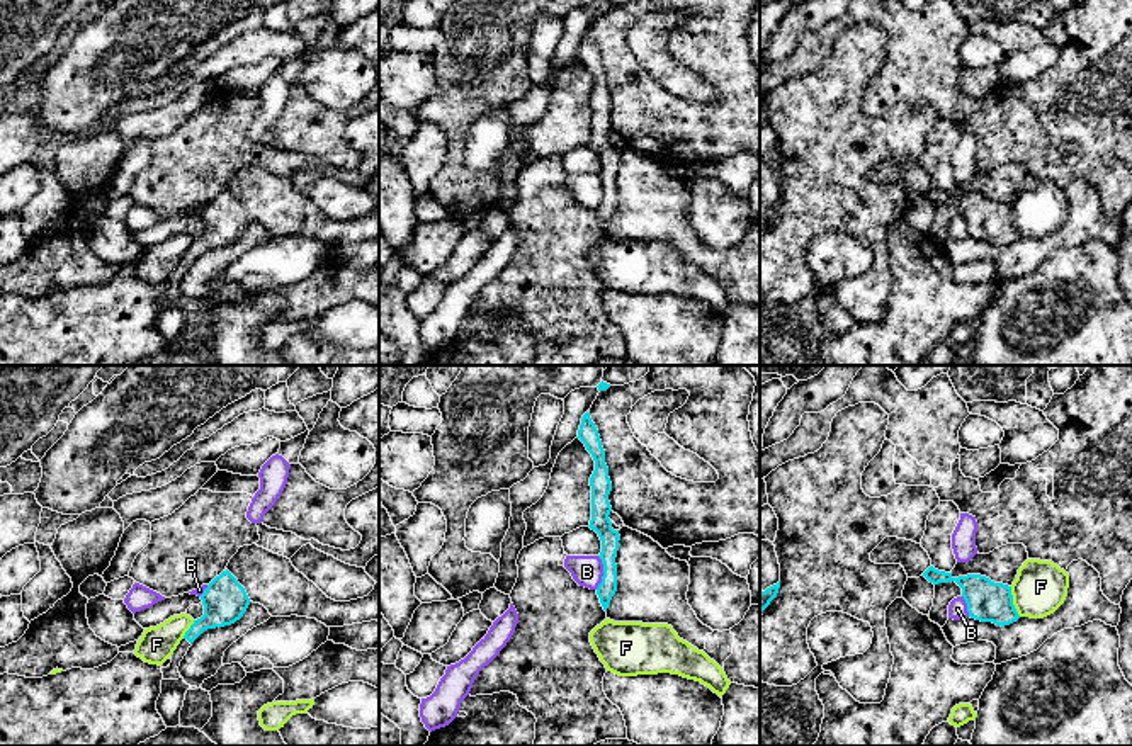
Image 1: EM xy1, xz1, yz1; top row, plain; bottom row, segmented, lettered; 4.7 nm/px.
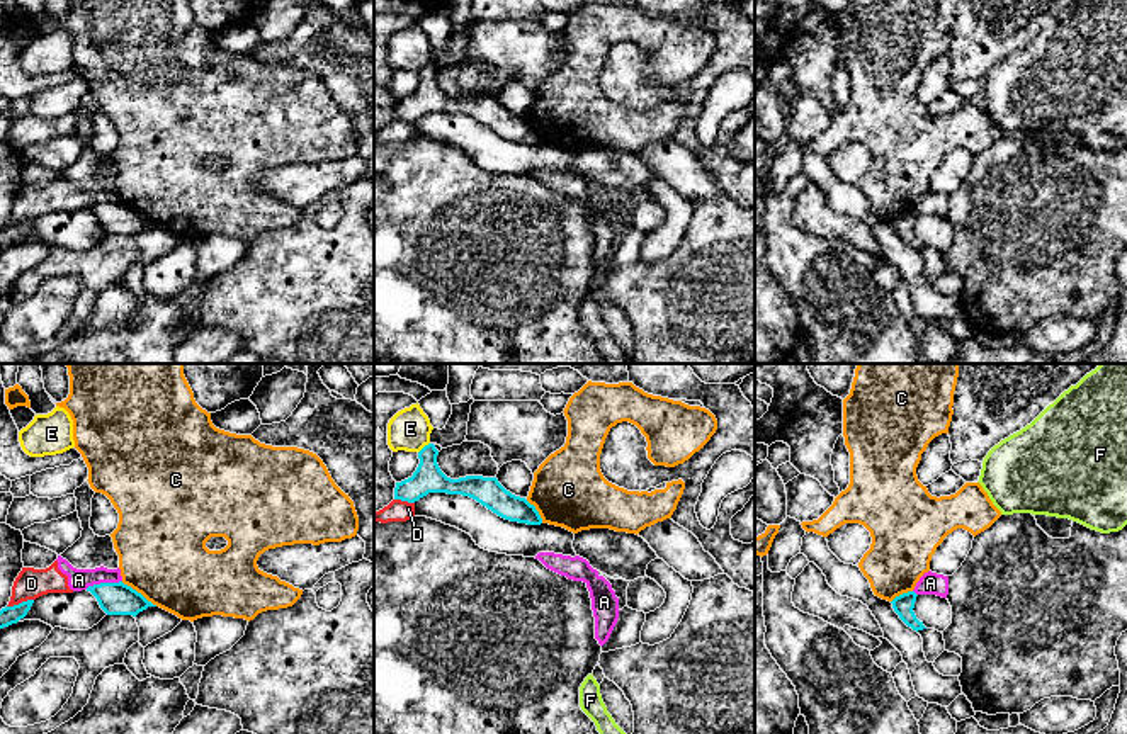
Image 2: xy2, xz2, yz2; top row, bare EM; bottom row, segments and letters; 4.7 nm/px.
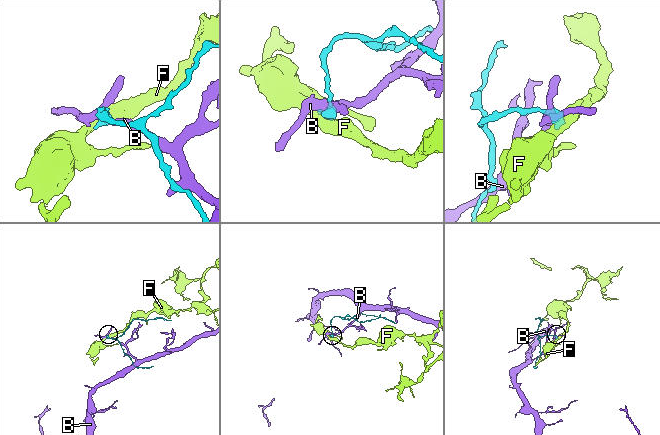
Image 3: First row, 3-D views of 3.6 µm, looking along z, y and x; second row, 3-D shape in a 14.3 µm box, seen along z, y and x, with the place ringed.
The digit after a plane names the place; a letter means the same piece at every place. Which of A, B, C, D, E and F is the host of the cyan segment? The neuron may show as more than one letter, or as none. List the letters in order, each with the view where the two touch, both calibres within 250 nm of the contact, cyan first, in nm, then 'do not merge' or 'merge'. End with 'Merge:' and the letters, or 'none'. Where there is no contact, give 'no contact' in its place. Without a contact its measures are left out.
A: xy2 | 160/100 nm | do not merge
B: xz1 | 90/150 nm | do not merge
C: xy2 | 160/420 nm | do not merge
D: xz2 | 140/100 nm | do not merge
E: xz2 | 140/200 nm | do not merge
F: yz1 | 190/260 nm | do not merge
Merge: none

